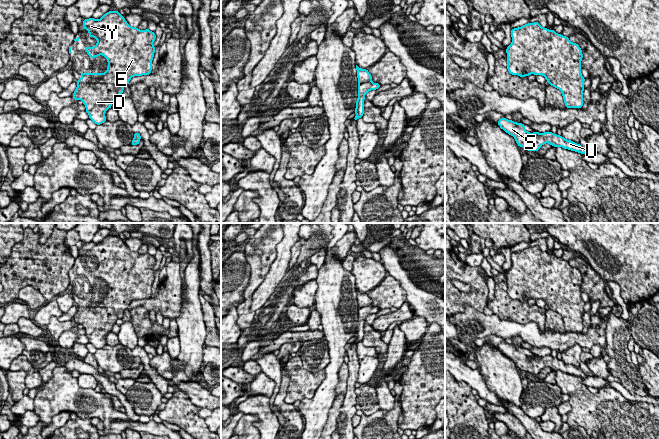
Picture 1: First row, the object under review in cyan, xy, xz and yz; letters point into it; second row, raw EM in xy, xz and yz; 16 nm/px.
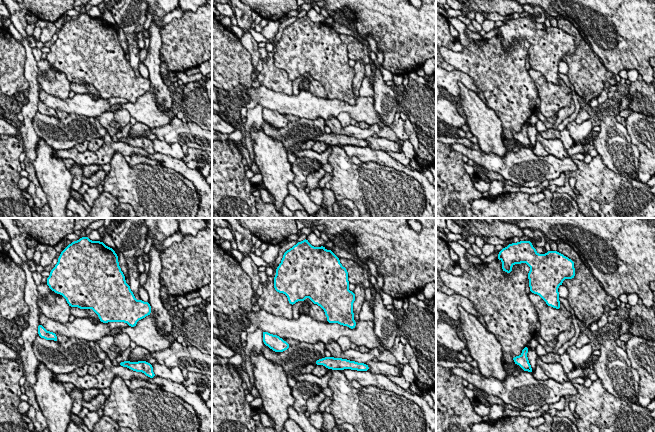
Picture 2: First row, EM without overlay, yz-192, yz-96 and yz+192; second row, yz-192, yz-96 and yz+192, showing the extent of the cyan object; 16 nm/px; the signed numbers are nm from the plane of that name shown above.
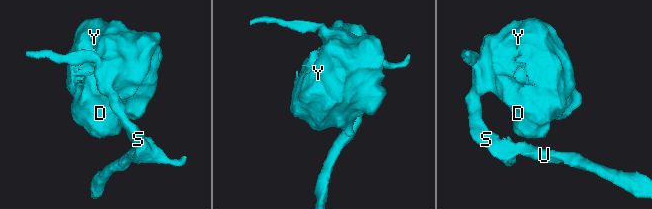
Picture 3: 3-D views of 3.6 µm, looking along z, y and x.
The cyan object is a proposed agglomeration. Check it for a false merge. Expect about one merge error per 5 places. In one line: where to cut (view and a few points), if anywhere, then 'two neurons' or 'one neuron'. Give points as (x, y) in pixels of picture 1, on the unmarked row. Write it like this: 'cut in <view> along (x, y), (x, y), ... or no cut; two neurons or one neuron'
no cut; one neuron

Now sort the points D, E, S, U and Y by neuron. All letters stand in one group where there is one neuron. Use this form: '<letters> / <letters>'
D E S U Y

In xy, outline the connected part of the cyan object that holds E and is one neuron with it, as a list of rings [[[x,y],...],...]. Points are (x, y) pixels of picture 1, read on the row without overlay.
[[[109,235],[100,243],[93,241],[83,244],[83,253],[89,256],[89,261],[94,261],[97,268],[94,271],[85,271],[87,279],[94,283],[102,279],[109,289],[104,297],[81,297],[81,302],[76,305],[77,311],[73,317],[74,324],[81,324],[85,335],[96,349],[107,345],[105,336],[112,331],[118,319],[122,319],[124,311],[132,301],[151,298],[152,284],[155,277],[155,256],[139,254],[131,251],[119,235]]]

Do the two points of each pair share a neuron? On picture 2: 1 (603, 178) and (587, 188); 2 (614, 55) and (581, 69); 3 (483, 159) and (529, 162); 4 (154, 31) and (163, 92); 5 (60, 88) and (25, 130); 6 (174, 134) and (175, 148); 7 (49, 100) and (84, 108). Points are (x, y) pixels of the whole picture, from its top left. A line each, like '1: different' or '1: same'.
1: same
2: different
3: same
4: same
5: different
6: different
7: same

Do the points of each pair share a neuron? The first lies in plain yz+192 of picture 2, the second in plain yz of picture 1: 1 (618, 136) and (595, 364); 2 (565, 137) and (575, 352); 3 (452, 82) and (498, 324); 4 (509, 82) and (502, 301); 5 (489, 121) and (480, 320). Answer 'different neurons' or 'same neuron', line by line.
1: different neurons
2: same neuron
3: same neuron
4: same neuron
5: different neurons

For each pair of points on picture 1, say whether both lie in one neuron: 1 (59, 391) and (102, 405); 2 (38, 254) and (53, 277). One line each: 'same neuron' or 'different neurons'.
1: same neuron
2: same neuron

